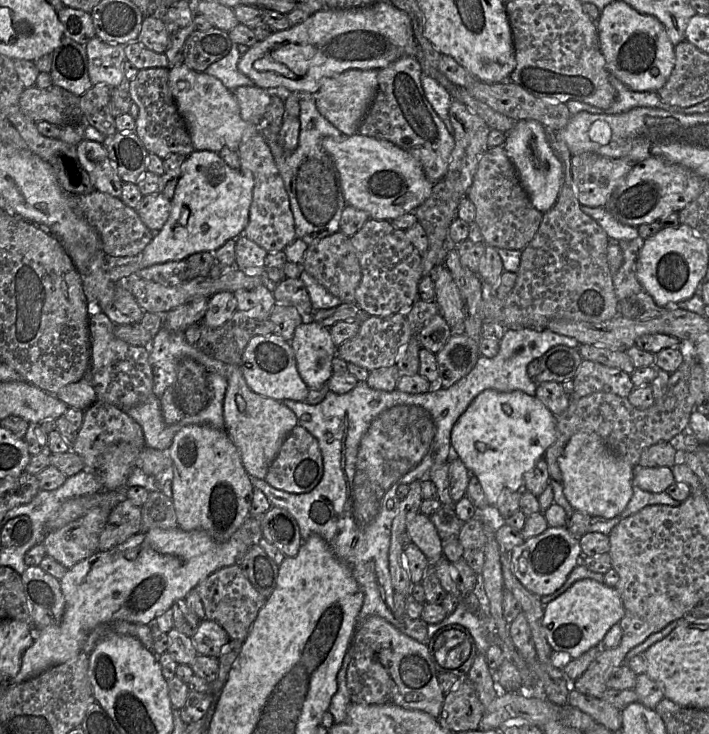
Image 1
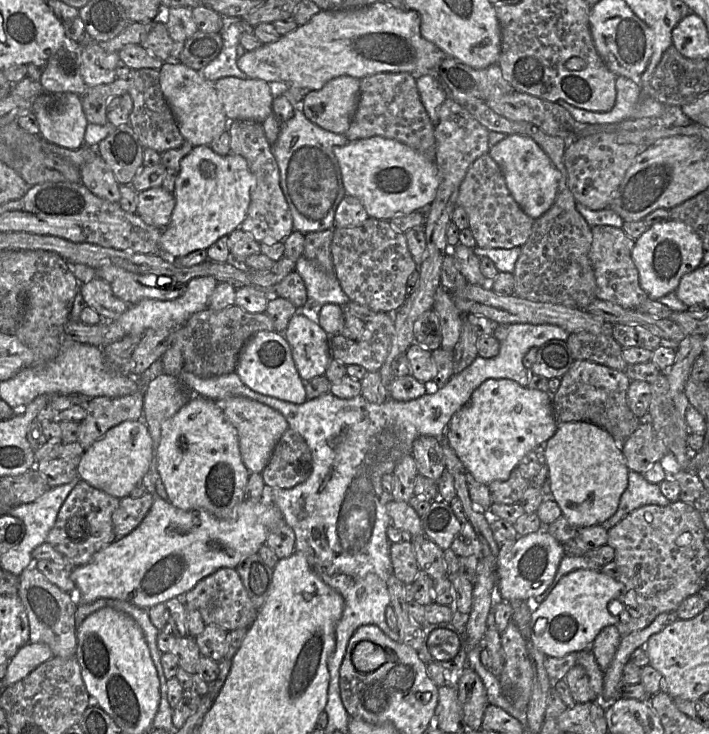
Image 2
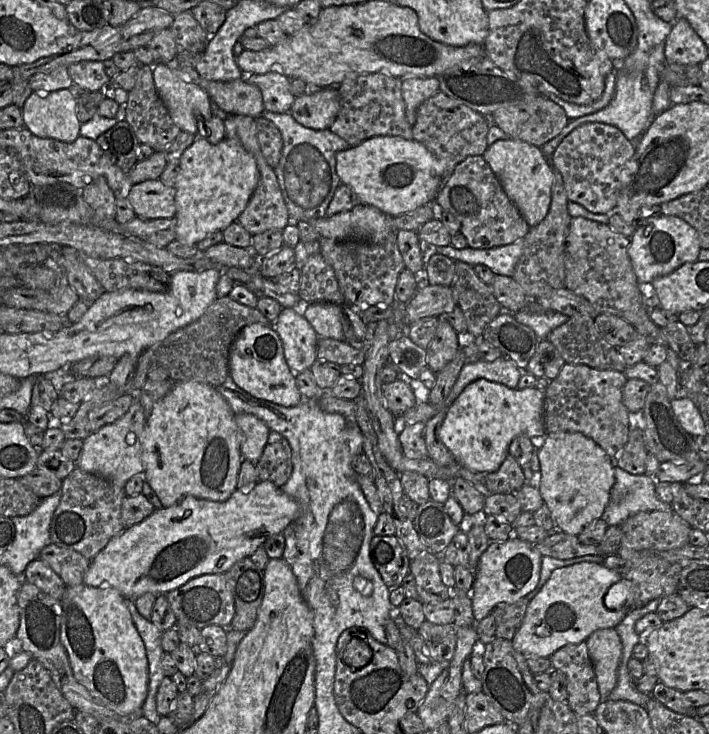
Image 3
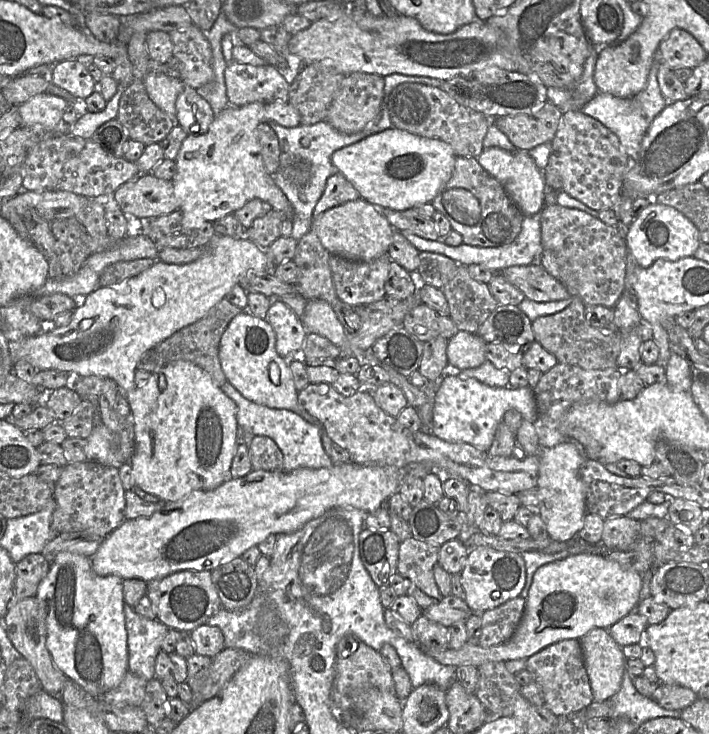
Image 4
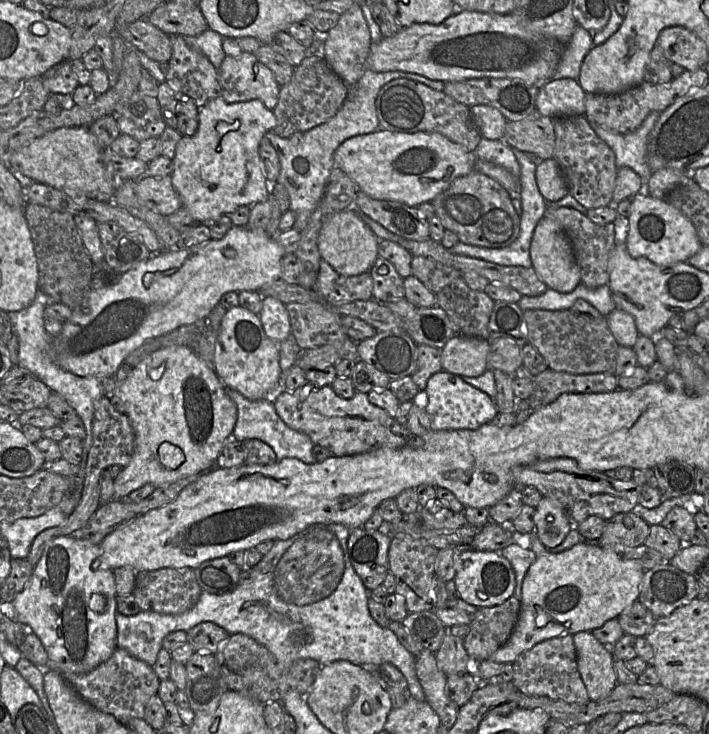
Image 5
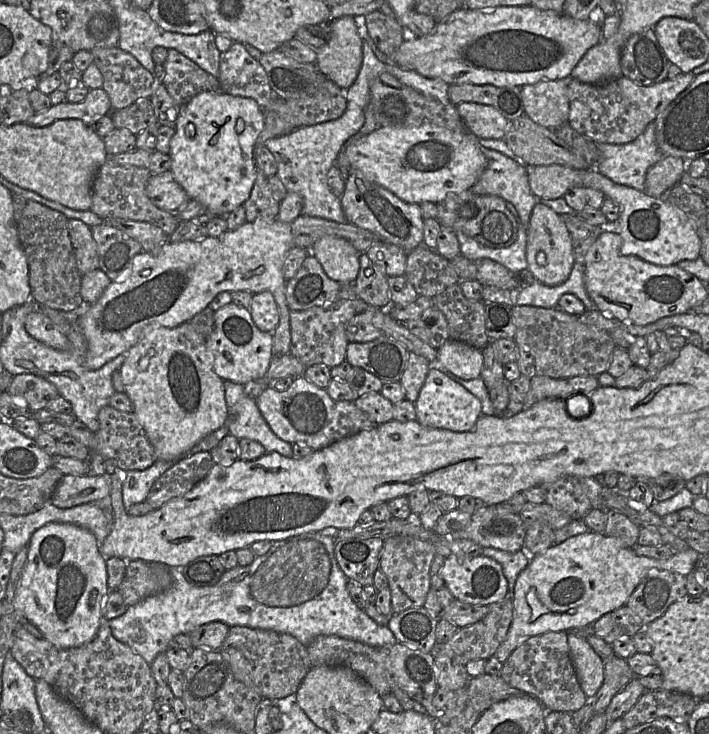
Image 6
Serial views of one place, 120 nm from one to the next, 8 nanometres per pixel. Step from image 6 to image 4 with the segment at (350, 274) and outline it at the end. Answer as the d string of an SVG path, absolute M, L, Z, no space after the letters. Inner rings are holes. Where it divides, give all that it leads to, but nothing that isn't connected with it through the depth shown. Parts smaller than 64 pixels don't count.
M361 198L333 207L312 219L311 229L330 255L362 262L387 254L395 230L381 209Z

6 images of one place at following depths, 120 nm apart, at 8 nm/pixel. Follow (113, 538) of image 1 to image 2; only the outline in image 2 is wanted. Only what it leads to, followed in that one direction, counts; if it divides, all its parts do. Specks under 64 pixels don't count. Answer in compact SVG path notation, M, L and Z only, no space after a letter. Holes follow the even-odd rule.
M145 493L140 498L124 497L112 514L116 538L122 538L135 530L143 521L153 504L153 496Z

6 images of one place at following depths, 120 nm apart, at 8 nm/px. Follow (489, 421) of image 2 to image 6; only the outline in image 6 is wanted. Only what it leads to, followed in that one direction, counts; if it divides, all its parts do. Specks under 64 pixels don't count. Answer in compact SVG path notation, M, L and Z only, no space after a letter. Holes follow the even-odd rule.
M438 369L428 371L424 384L414 402L416 421L421 425L435 429L446 429L453 432L467 432L474 428L482 415L480 400L461 384L455 382Z

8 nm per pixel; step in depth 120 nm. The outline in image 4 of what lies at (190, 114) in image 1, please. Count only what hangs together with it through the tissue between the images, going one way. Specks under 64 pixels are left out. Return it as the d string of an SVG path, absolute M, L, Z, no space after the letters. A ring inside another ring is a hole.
M148 72L144 76L144 84L151 100L176 123L176 100L185 84L161 72Z

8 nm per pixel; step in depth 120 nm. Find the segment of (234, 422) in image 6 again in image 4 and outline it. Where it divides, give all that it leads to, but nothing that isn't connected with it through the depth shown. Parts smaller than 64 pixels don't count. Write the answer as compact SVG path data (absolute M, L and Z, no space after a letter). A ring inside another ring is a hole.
M226 382L221 390L237 407L237 423L241 434L251 437L267 436L275 441L283 453L284 472L291 472L299 468L329 468L334 464L323 447L323 431L320 425L311 424L292 411L273 409L249 401L229 382Z

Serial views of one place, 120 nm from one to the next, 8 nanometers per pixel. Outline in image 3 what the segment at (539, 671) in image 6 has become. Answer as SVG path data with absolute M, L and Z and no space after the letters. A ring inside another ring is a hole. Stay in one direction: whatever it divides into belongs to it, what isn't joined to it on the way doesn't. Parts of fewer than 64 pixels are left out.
M586 642L567 644L554 652L549 660L553 669L561 671L566 676L566 703L573 712L576 715L593 714L602 700Z

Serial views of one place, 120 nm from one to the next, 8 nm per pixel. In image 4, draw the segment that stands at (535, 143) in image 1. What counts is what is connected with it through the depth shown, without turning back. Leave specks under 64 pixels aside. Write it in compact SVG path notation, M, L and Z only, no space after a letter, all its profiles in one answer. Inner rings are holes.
M493 147L484 149L477 157L477 161L486 172L503 186L507 195L524 216L535 215L544 208L547 189L545 178L543 171L536 166L528 151L516 149L509 152Z

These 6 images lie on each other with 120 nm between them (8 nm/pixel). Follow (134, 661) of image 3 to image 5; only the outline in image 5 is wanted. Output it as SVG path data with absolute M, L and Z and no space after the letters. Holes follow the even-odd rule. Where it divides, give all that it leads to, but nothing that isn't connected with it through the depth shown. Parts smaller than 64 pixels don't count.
M60 536L52 539L44 548L44 551L38 563L34 566L34 571L27 582L24 589L14 598L11 602L15 612L15 619L24 625L26 628L31 629L41 640L44 648L51 661L57 663L58 671L60 673L87 673L101 663L105 662L113 654L117 648L117 627L116 627L116 589L115 578L113 570L100 567L101 548L100 545L92 544L86 540L76 539L72 536Z

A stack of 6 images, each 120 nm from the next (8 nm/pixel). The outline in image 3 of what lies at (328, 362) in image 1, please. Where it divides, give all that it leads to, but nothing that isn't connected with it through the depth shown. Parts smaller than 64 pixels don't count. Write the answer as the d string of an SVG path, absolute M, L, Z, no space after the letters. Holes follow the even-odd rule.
M283 308L274 331L281 339L285 361L294 377L310 369L317 360L319 336L309 322L292 308Z

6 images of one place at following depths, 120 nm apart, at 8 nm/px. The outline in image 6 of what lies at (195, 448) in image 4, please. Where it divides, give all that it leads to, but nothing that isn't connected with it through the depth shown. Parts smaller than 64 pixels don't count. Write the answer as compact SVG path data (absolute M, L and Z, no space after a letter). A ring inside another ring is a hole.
M189 323L175 328L159 327L127 350L125 361L119 368L124 393L130 399L133 414L154 448L156 461L176 462L189 456L191 449L201 439L227 425L229 409L225 399L224 381L212 368L205 342ZM64 475L56 486L50 503L61 509L72 508L81 504L96 503L109 496L111 475L73 476Z

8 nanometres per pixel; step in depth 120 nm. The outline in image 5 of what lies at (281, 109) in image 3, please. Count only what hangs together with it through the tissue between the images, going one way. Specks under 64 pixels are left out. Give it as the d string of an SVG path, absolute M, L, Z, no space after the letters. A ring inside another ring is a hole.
M243 51L238 57L226 55L217 76L221 96L228 103L259 99L270 110L277 105L281 87L272 71L254 53Z

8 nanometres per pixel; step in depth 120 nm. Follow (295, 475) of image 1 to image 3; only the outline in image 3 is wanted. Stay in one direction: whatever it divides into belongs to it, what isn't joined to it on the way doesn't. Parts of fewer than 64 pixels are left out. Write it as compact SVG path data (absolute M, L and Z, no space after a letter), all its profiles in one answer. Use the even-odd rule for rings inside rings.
M271 431L255 466L259 481L270 481L282 488L293 471L292 450L287 439Z

